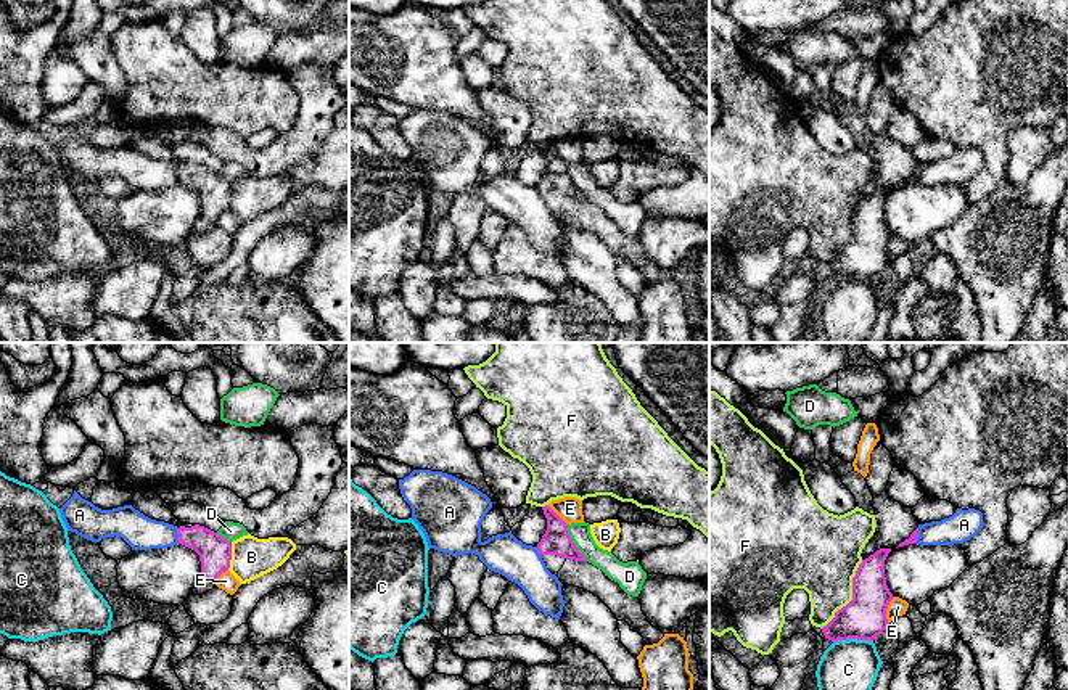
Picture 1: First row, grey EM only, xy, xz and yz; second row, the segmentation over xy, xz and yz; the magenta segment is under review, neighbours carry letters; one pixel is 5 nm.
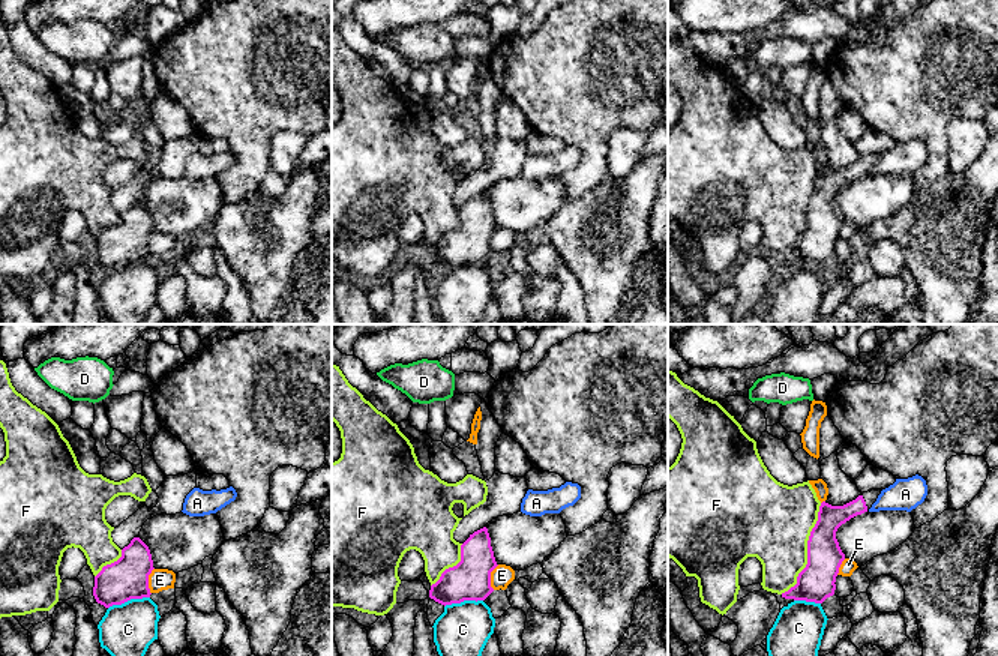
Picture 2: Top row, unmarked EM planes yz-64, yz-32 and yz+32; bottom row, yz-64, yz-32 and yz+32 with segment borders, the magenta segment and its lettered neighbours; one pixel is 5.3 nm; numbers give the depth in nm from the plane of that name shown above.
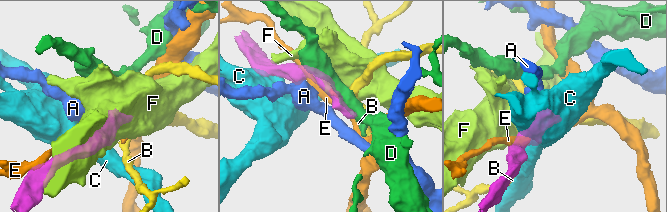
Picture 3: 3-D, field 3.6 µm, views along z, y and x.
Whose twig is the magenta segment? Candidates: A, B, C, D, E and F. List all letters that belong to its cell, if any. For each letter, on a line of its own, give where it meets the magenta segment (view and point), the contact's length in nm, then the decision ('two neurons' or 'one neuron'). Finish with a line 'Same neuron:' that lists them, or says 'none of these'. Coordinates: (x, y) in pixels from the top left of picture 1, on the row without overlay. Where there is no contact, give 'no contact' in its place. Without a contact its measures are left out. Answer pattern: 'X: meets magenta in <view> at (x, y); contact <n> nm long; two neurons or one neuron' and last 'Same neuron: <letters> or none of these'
A: meets magenta in xy at (177, 176); contact 80 nm long; two neurons
B: meets magenta in xy at (230, 197); contact 150 nm long; two neurons
C: meets magenta in yz at (853, 277); contact 200 nm long; two neurons
D: meets magenta in xz at (573, 182); contact 200 nm long; two neurons
E: meets magenta in yz at (887, 248); contact 140 nm long; two neurons
F: meets magenta in yz at (853, 235); contact 400 nm long; two neurons
Same neuron: none of these

